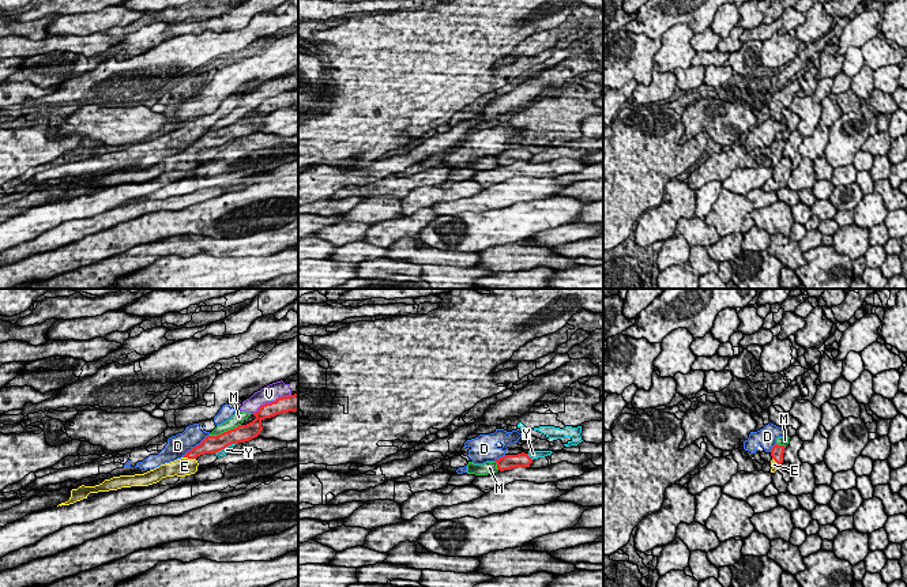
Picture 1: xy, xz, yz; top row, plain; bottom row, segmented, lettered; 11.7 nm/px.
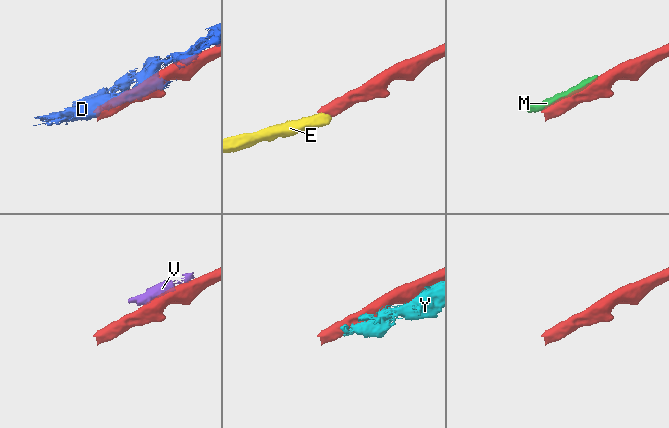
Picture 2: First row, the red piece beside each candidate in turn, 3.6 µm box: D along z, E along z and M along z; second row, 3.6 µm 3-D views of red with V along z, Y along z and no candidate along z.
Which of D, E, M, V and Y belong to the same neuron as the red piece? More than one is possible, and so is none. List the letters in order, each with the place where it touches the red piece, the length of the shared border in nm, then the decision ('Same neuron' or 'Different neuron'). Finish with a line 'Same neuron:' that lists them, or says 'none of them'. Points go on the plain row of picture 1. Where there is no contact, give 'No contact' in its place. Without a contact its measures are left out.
D: Touches red at xy (196, 140). Shared border 420 nm. Different neuron
E: Touches red at xy (189, 153). Shared border 150 nm. Same neuron
M: Touches red at xy (225, 127). Shared border 400 nm. Different neuron
V: Touches red at xy (271, 97). Shared border 500 nm. Different neuron
Y: Touches red at xz (529, 151). Shared border 110 nm. Different neuron
Same neuron: E

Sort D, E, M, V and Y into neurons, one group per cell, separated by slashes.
D / E / M V / Y

